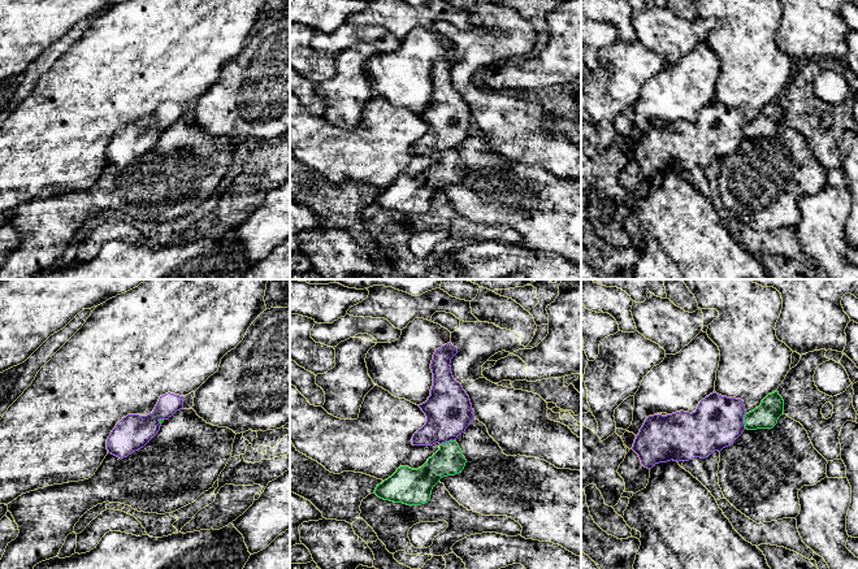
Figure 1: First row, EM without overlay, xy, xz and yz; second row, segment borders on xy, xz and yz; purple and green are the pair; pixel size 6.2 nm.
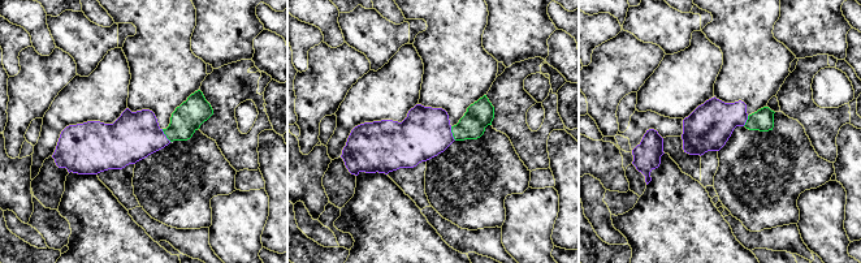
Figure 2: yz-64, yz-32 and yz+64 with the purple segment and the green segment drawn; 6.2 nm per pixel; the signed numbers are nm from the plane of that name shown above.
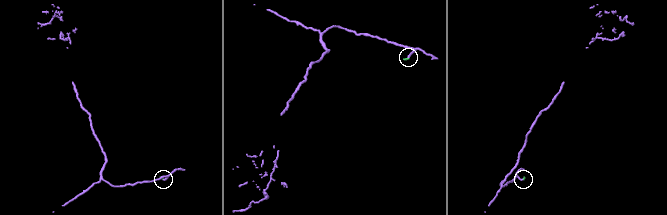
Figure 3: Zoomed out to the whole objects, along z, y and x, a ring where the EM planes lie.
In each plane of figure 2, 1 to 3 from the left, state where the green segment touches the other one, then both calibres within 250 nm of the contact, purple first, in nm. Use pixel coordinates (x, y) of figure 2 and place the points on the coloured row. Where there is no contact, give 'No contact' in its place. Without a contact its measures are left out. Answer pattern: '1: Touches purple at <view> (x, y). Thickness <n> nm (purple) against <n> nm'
1: Touches purple at yz-64 (165, 136). Thickness 300 nm (purple) against 180 nm
2: Touches purple at yz-32 (451, 133). Thickness 300 nm (purple) against 160 nm
3: Touches purple at yz+64 (745, 121). Thickness 280 nm (purple) against 140 nm

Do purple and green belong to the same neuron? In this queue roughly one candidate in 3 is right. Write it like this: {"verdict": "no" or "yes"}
{"verdict": "yes"}

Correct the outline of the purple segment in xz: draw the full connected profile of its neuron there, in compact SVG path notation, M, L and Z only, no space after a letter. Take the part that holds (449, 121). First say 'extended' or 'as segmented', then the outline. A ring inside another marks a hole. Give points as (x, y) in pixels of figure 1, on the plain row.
extended; M451 52L436 58L430 73L433 82L430 105L425 112L419 114L426 125L426 131L412 145L413 155L433 155L439 152L439 158L419 178L408 175L398 177L391 186L377 194L374 203L378 207L407 214L421 214L430 209L432 199L441 187L459 183L464 178L467 169L455 149L472 133L474 123L469 105L462 94L454 88L451 82L451 68L456 62L458 57Z

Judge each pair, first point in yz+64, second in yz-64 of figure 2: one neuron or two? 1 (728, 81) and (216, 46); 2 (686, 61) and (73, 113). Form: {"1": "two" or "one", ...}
{"1": "two", "2": "one"}

